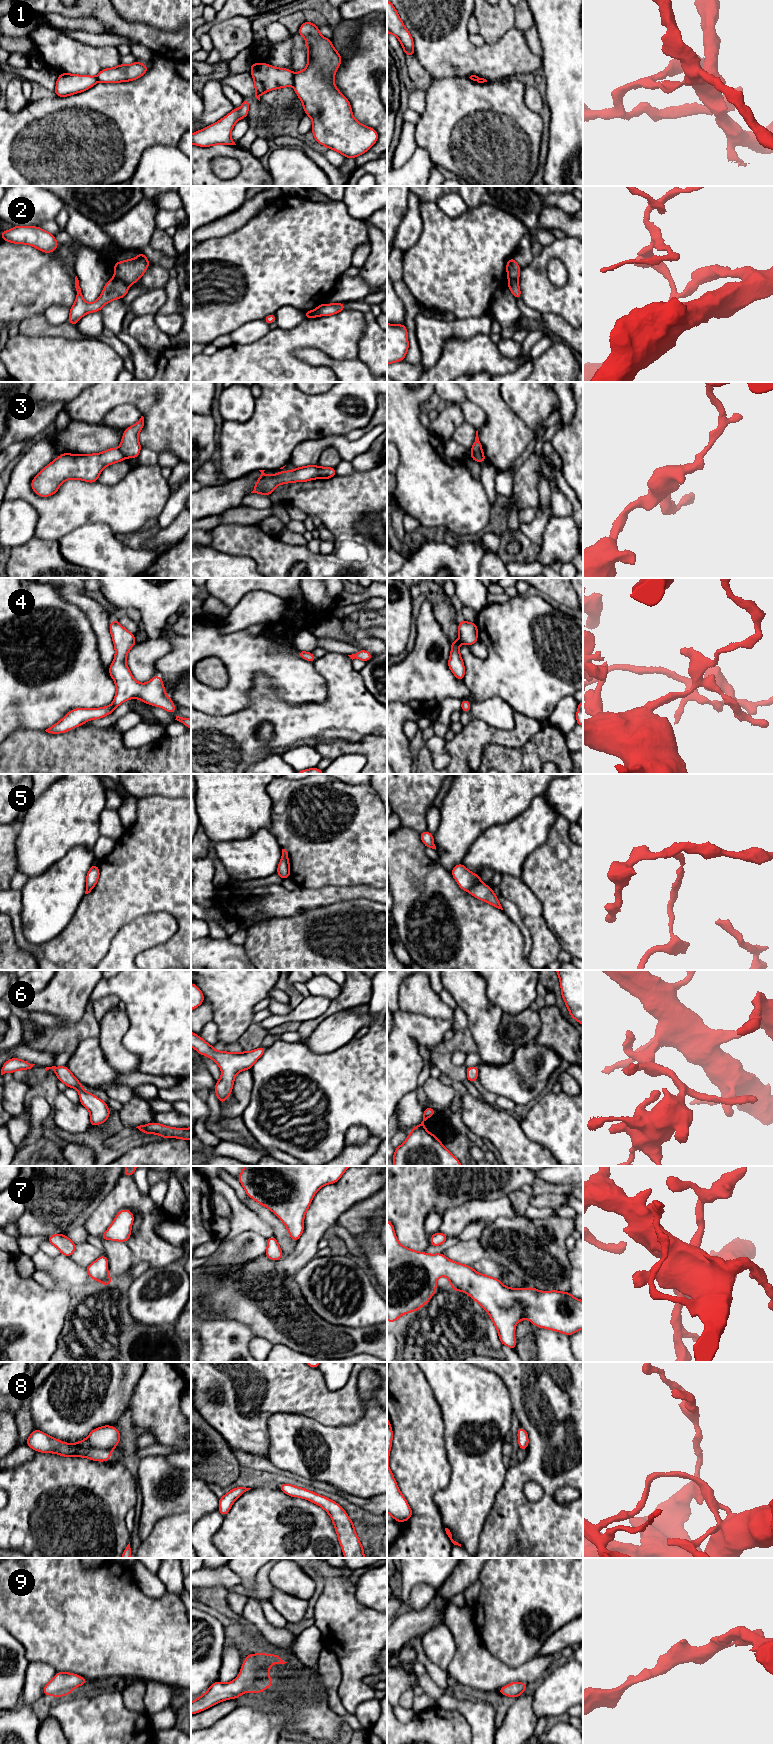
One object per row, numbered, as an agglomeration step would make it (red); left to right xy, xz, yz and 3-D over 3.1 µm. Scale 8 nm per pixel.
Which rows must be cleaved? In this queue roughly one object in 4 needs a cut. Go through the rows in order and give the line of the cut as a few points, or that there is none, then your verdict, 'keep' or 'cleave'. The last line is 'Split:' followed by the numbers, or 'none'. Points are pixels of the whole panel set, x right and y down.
1: cut in xz along (294, 74), (294, 82), (292, 84); cleave
2: cut in xy along (115, 276), (127, 285); cleave
3: cut in yz along (482, 451), (471, 453); cleave
4: no cut; keep
5: cut in yz along (481, 881), (467, 890); cleave
6: no cut; keep
7: no cut; keep
8: no cut; keep
9: no cut; keep
Split: 1, 2, 3, 5

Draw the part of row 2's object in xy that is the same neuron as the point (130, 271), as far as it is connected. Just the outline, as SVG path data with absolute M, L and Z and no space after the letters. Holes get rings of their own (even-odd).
M139 252L134 259L127 259L114 263L114 275L116 278L124 281L127 285L133 285L145 273L149 267L150 261L147 257Z

